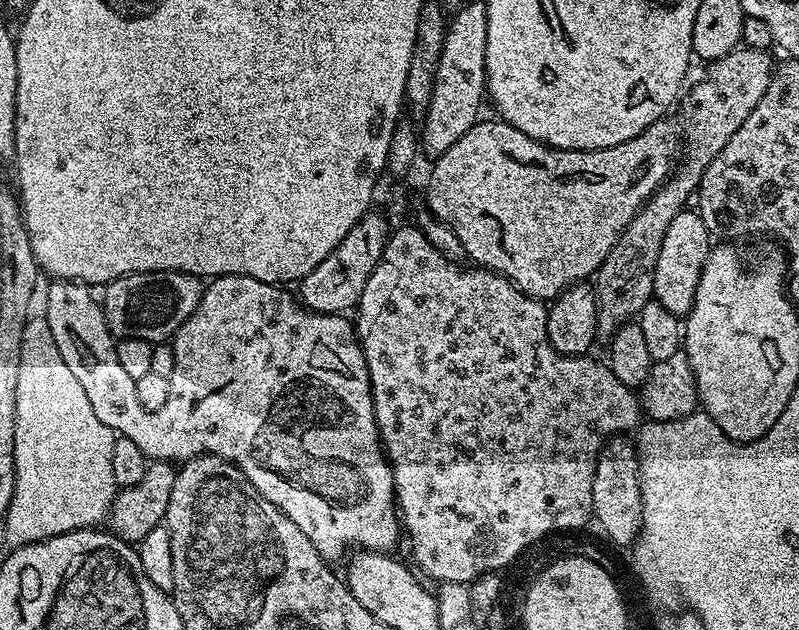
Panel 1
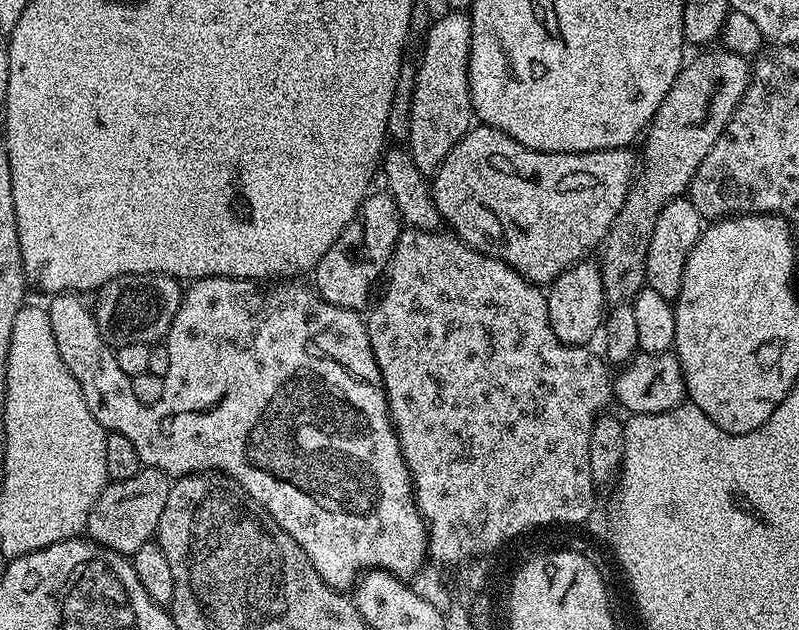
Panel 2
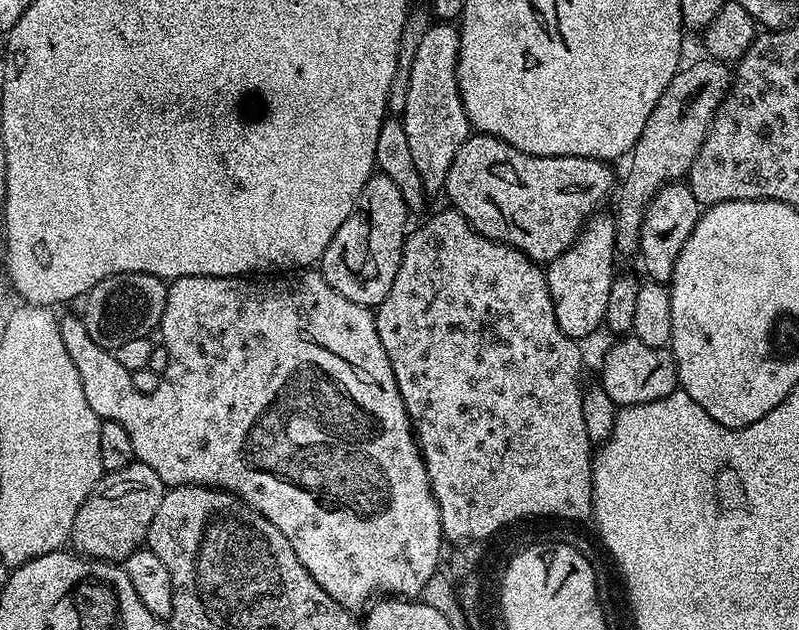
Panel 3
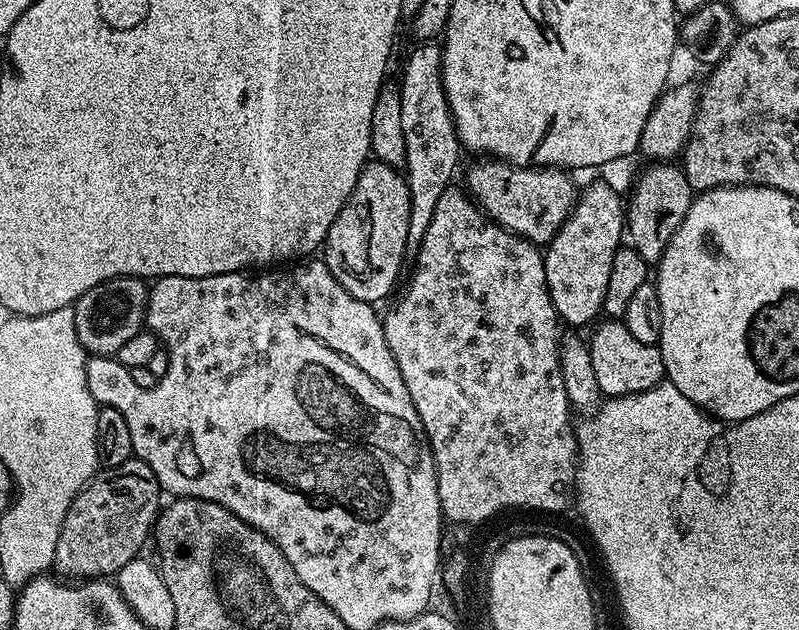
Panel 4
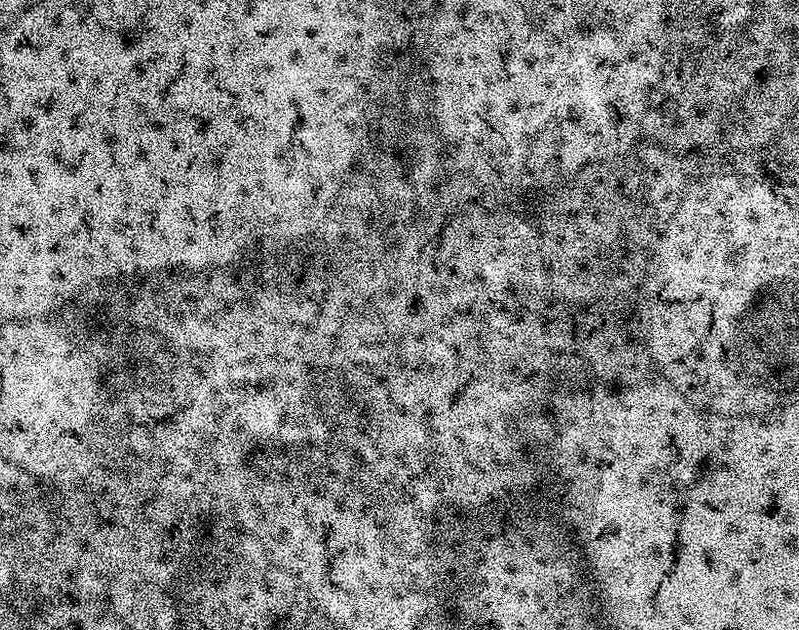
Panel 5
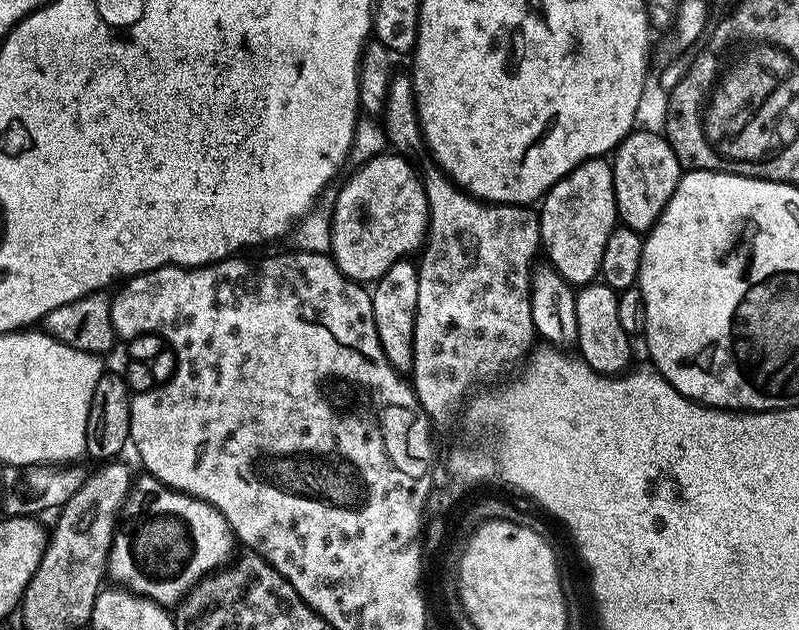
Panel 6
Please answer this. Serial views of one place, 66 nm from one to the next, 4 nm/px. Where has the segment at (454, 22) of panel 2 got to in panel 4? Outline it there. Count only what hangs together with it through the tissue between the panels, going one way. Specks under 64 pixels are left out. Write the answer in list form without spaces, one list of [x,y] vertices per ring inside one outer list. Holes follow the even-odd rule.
[[[420,42],[408,56],[404,73],[398,79],[400,101],[402,102],[402,135],[406,137],[406,179],[410,190],[410,226],[406,234],[406,253],[419,250],[426,226],[434,218],[434,206],[438,198],[453,183],[456,163],[460,160],[462,149],[456,137],[456,127],[452,121],[452,111],[446,102],[446,94],[440,77],[441,45],[436,42]]]

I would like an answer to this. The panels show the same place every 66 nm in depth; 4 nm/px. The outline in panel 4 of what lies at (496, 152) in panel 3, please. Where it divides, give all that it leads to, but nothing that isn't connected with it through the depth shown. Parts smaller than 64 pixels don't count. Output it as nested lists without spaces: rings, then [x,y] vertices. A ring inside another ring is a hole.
[[[480,158],[468,172],[466,191],[488,219],[515,236],[522,236],[537,246],[546,246],[554,238],[561,222],[576,205],[578,187],[563,168],[529,166],[515,168],[495,158]]]

